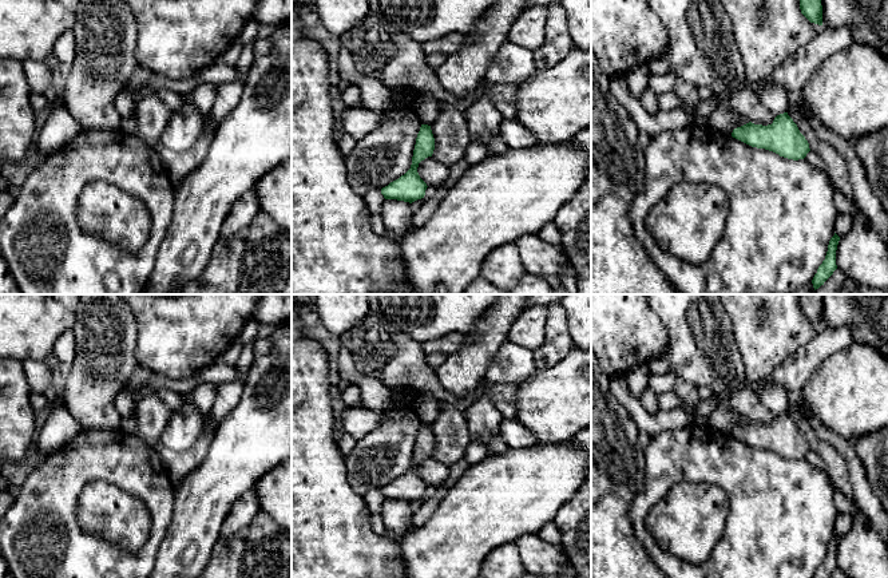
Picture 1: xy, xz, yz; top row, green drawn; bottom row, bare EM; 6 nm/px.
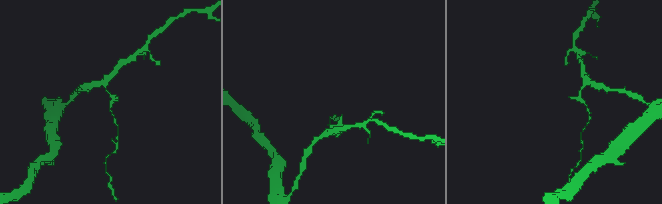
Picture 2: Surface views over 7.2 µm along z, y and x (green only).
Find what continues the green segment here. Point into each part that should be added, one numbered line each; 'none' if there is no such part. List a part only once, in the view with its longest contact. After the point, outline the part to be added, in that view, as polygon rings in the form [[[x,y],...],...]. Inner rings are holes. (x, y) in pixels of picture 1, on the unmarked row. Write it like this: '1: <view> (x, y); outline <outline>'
none

